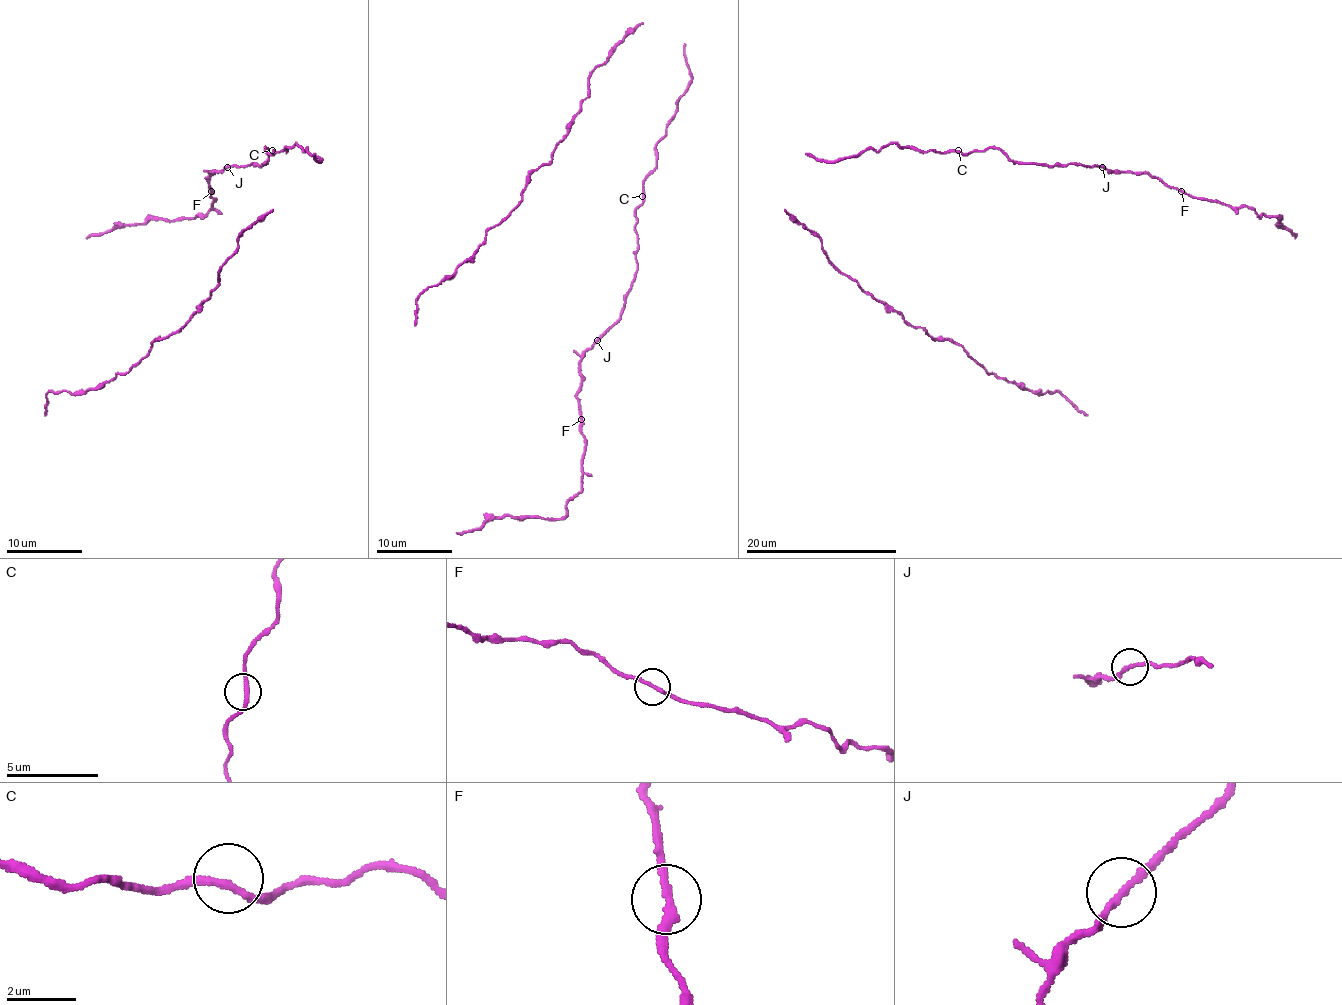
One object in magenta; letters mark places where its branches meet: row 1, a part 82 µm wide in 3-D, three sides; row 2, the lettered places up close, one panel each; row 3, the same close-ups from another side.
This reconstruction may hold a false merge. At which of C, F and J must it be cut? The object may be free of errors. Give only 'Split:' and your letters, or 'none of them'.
Split: none of them

